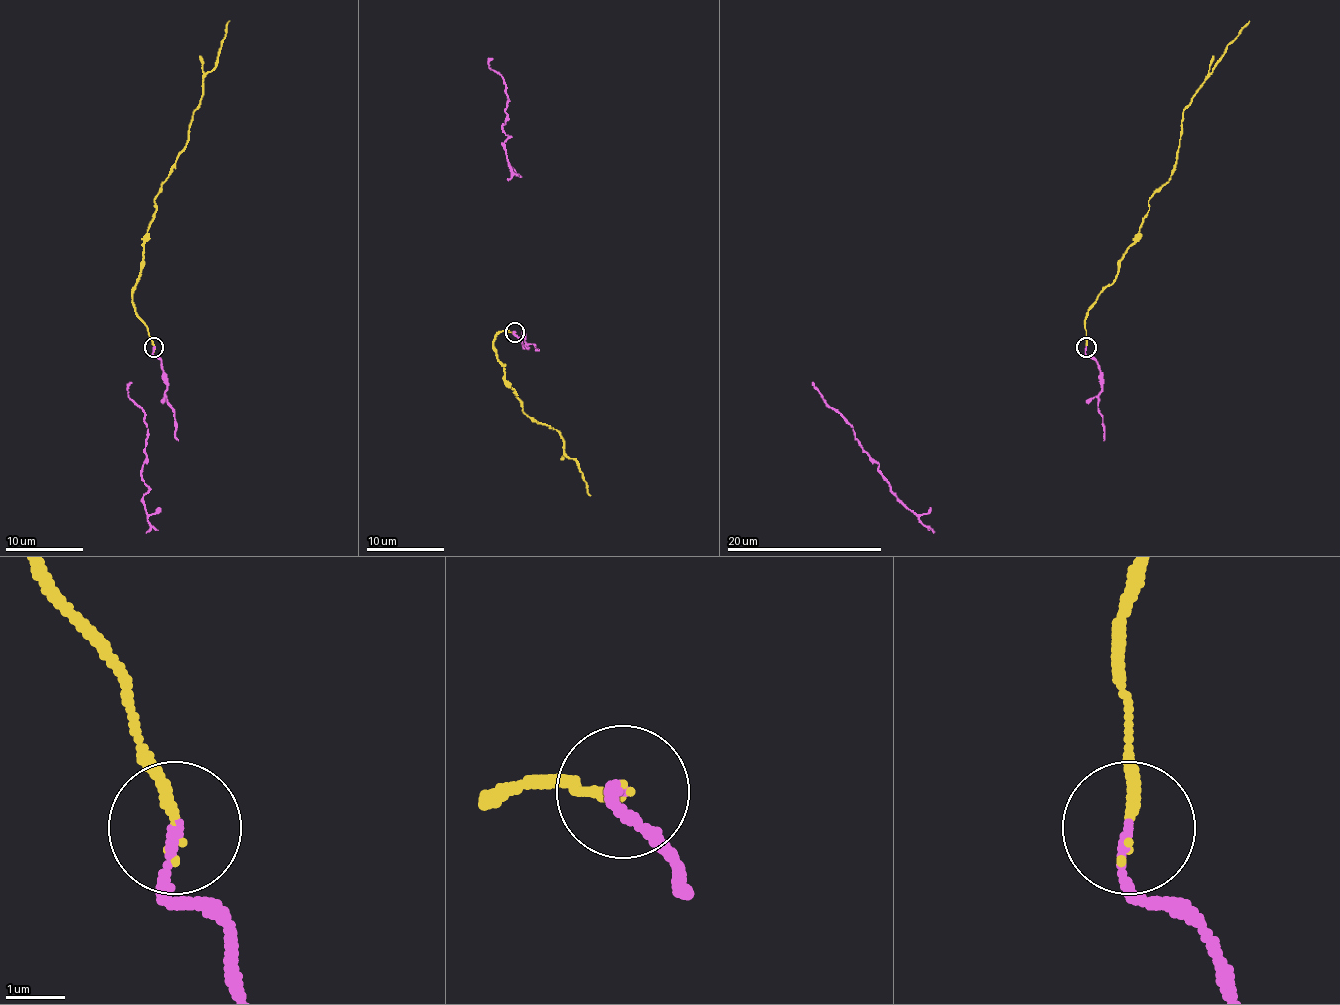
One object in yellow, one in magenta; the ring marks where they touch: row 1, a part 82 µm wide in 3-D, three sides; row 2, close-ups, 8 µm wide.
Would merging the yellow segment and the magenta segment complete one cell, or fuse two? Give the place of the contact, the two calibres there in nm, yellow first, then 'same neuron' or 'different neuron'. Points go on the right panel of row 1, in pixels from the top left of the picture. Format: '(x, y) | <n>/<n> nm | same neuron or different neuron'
(1086, 347) | 180/140 nm | same neuron

